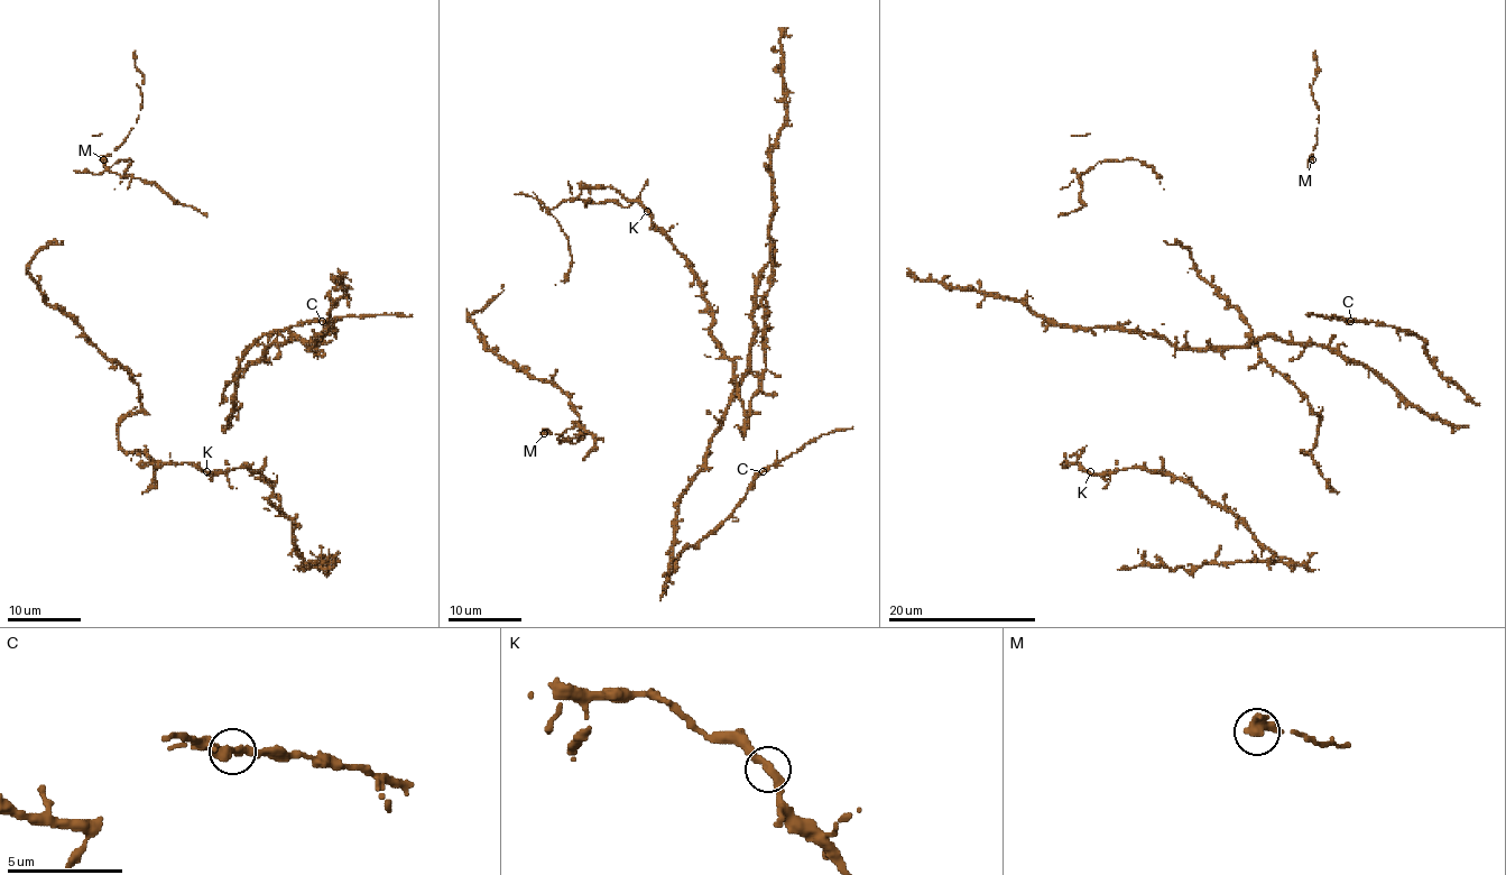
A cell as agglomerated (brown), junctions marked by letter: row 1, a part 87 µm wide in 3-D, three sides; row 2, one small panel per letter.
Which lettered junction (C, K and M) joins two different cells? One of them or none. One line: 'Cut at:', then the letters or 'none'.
Cut at: none

